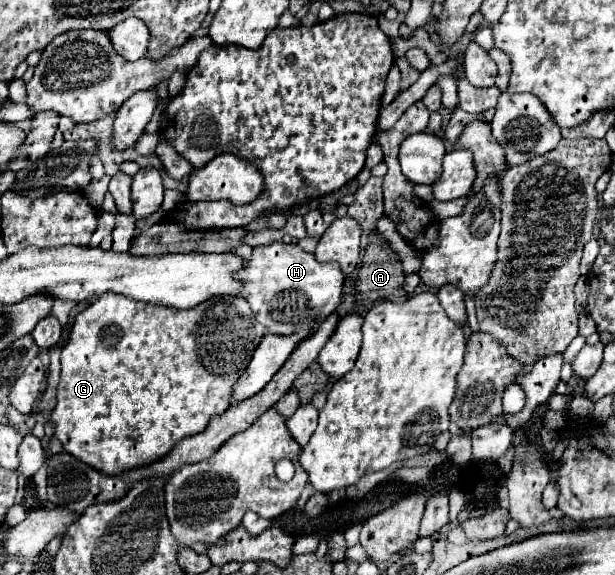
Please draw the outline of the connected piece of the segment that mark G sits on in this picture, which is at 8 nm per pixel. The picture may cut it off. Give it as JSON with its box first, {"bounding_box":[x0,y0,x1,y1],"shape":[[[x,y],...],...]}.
{"bounding_box":[50,294,266,476],"shape":[[[104,294],[76,316],[72,334],[70,334],[70,342],[62,350],[62,356],[60,356],[62,376],[60,376],[60,384],[56,390],[56,406],[50,412],[50,420],[54,424],[54,438],[58,438],[62,442],[64,452],[86,462],[88,466],[96,468],[102,474],[122,476],[126,472],[154,464],[160,458],[164,458],[174,448],[176,442],[180,442],[186,436],[194,436],[194,434],[202,432],[212,416],[218,416],[228,410],[232,386],[238,380],[238,376],[246,370],[246,366],[252,358],[252,352],[256,350],[258,342],[264,336],[266,336],[266,328],[254,320],[252,310],[242,296],[214,296],[190,310],[172,310],[172,308],[158,306],[158,304],[130,300],[122,294]]]}

